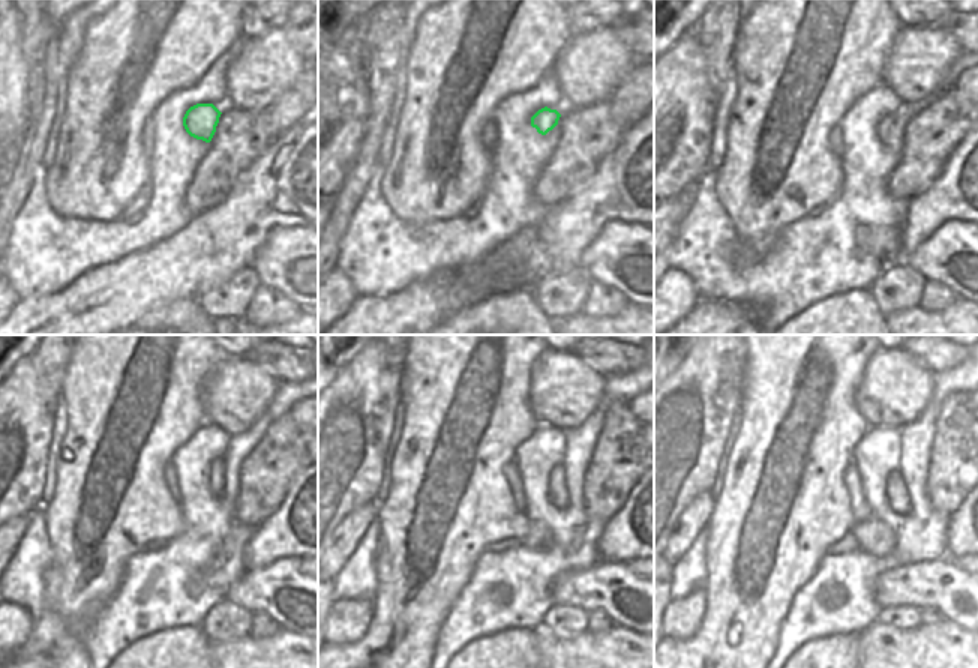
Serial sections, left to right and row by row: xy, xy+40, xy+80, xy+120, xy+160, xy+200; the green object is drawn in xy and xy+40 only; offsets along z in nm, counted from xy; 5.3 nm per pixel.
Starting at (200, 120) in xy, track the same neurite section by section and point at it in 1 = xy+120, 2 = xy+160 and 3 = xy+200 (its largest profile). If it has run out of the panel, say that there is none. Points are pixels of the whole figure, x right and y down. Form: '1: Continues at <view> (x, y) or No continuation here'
1: Continues at xy+120 (218, 467)
2: Continues at xy+160 (557, 491)
3: Continues at xy+200 (896, 491).

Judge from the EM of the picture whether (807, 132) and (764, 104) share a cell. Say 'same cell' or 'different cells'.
same cell

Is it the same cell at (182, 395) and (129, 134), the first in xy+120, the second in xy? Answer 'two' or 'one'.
one

